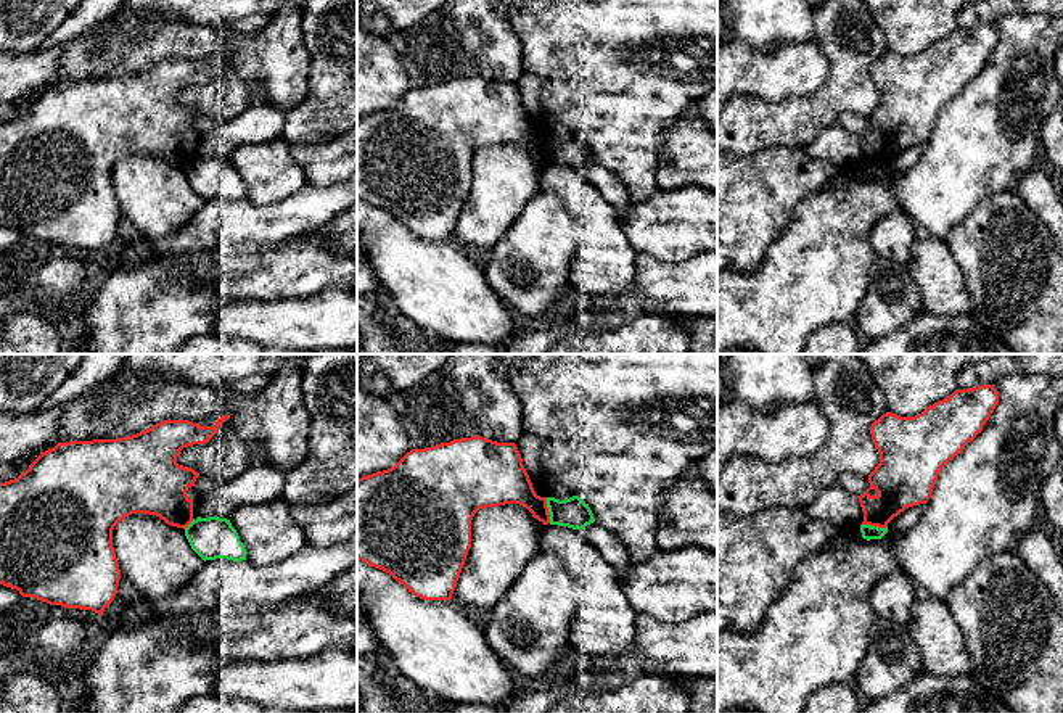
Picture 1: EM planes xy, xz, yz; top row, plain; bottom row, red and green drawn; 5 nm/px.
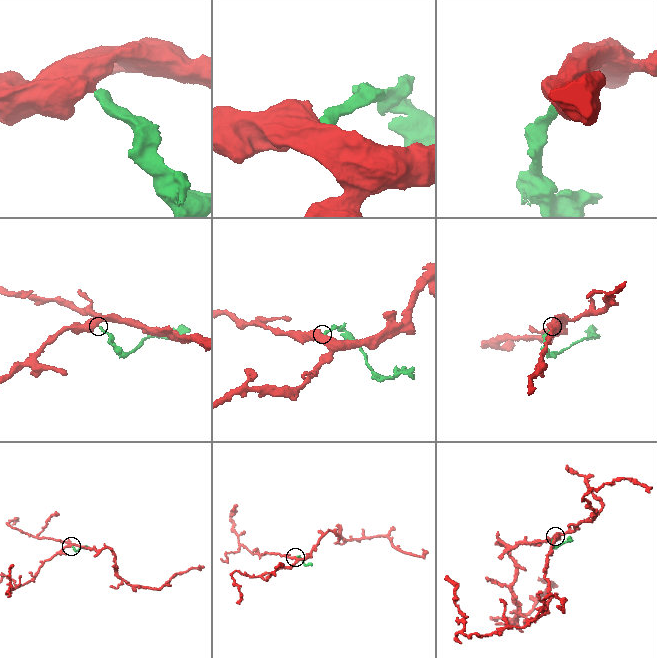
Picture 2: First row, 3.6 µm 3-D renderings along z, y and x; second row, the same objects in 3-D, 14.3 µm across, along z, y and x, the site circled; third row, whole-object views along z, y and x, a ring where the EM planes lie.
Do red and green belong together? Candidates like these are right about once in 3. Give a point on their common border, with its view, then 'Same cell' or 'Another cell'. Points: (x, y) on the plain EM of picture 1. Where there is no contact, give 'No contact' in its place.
Touches red at xz (547, 150). Another cell

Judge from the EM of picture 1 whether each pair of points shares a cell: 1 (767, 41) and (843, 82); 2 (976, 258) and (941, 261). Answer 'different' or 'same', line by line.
1: different
2: different

